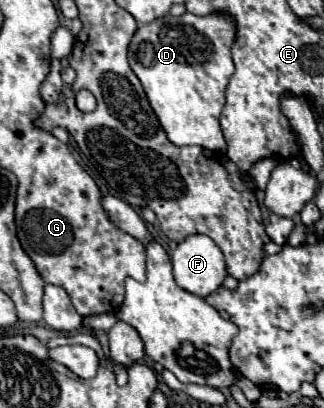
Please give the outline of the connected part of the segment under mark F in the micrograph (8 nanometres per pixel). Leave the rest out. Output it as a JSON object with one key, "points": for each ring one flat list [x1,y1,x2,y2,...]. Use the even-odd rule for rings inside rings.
{"points":[[187,236,179,242,171,262,175,282,199,298,213,294,227,276,223,252,209,236]]}

